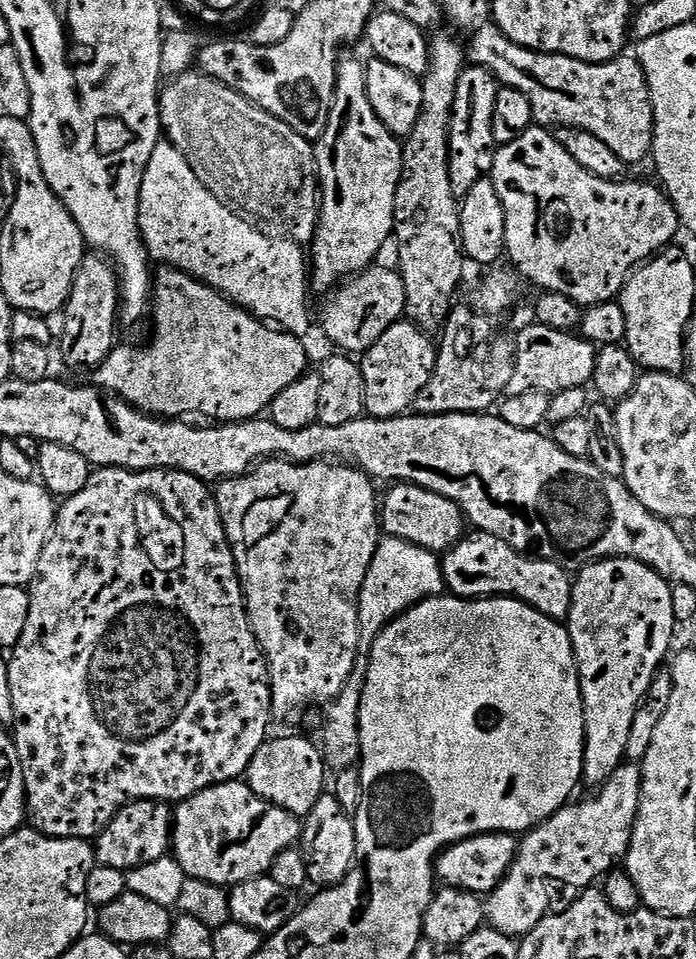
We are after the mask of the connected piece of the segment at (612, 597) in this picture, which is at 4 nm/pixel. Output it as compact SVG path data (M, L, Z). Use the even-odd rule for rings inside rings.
M623 558L597 560L579 569L572 586L572 609L566 627L572 639L576 665L580 671L580 692L584 696L584 774L583 783L599 786L612 777L612 772L625 763L626 741L634 714L650 690L650 682L661 671L660 664L669 655L672 631L678 628L674 606L670 606L672 593L669 581L659 576L655 568Z

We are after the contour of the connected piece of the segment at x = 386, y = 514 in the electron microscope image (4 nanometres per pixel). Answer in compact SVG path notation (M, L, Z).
M396 482L388 493L383 493L380 506L380 527L393 540L405 540L419 548L437 554L447 553L448 549L465 539L466 517L463 510L450 498L434 494L417 484Z

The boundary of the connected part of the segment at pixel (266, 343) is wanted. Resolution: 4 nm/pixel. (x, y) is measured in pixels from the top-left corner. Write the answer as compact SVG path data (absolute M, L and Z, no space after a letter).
M164 266L159 269L161 272L154 276L154 283L150 288L150 320L156 323L156 333L152 336L152 341L145 348L120 348L113 347L112 352L101 362L100 367L95 369L95 383L99 385L103 391L109 394L115 394L121 400L132 405L133 408L147 412L157 418L196 418L192 416L205 416L208 422L235 422L238 420L251 420L259 417L263 410L271 409L274 398L278 398L278 394L282 394L282 390L286 390L286 386L290 386L290 382L294 382L300 376L305 375L309 371L308 352L304 349L304 344L299 335L286 332L276 326L269 326L260 317L252 315L244 308L240 307L233 300L223 296L217 292L215 288L211 288L208 284L203 284L194 276L189 276L187 272L181 272L178 268Z

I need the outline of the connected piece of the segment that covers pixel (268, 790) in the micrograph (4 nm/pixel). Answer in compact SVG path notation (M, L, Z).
M280 736L277 740L265 740L258 754L254 754L246 773L246 783L252 787L254 794L258 794L266 802L286 810L292 816L303 818L310 810L314 810L314 802L318 802L318 798L325 795L324 772L326 773L324 754L317 745L315 748L304 736Z

